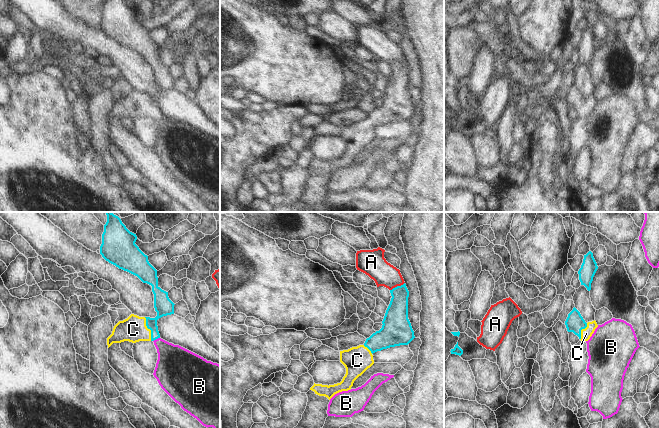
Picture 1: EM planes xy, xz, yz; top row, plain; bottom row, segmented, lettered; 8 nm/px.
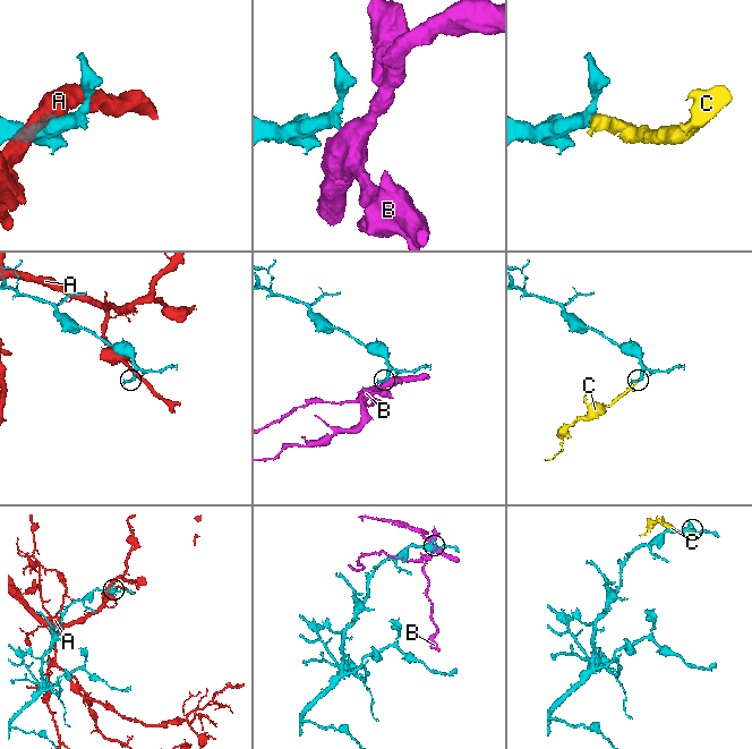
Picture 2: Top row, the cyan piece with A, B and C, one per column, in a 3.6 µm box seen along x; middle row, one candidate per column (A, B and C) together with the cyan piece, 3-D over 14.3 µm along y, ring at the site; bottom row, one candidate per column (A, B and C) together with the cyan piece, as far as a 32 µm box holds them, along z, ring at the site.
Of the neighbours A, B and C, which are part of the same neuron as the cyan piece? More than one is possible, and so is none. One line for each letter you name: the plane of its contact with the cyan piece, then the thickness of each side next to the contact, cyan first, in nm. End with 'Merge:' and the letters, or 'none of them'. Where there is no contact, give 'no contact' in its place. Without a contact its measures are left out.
C: meets cyan in xy; 150 nm thick on the cyan side, 200 nm on the other
Merge: C

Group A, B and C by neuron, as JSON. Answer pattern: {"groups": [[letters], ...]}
{"groups": [["A"], ["B"], ["C"]]}

